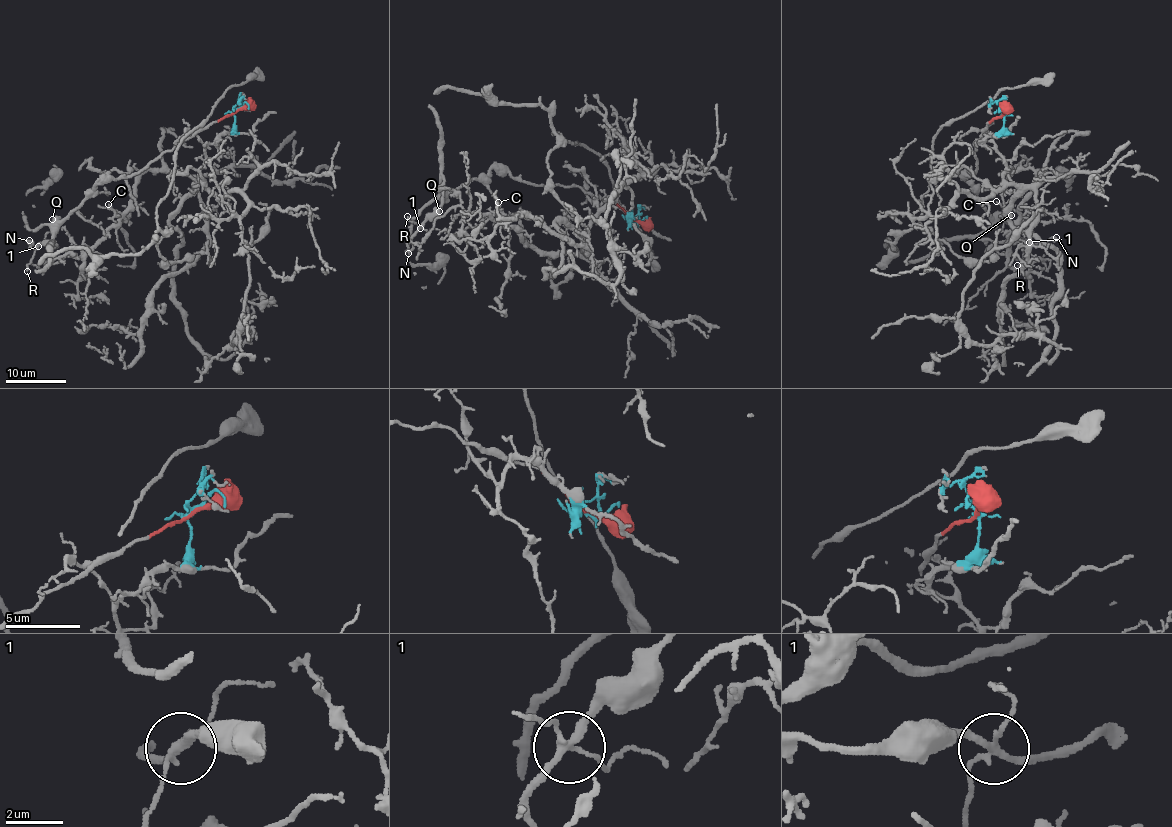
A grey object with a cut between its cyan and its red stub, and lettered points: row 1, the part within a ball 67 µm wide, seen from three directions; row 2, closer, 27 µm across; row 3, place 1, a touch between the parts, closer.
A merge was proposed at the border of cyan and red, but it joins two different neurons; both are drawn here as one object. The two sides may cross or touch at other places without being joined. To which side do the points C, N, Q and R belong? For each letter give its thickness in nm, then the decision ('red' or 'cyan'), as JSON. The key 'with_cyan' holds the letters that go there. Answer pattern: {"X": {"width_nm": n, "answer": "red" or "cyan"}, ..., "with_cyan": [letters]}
{"C": {"width_nm": 110, "answer": "cyan"}, "N": {"width_nm": 400, "answer": "red"}, "Q": {"width_nm": 180, "answer": "red"}, "R": {"width_nm": 150, "answer": "cyan"}, "with_cyan": ["C", "R"]}

